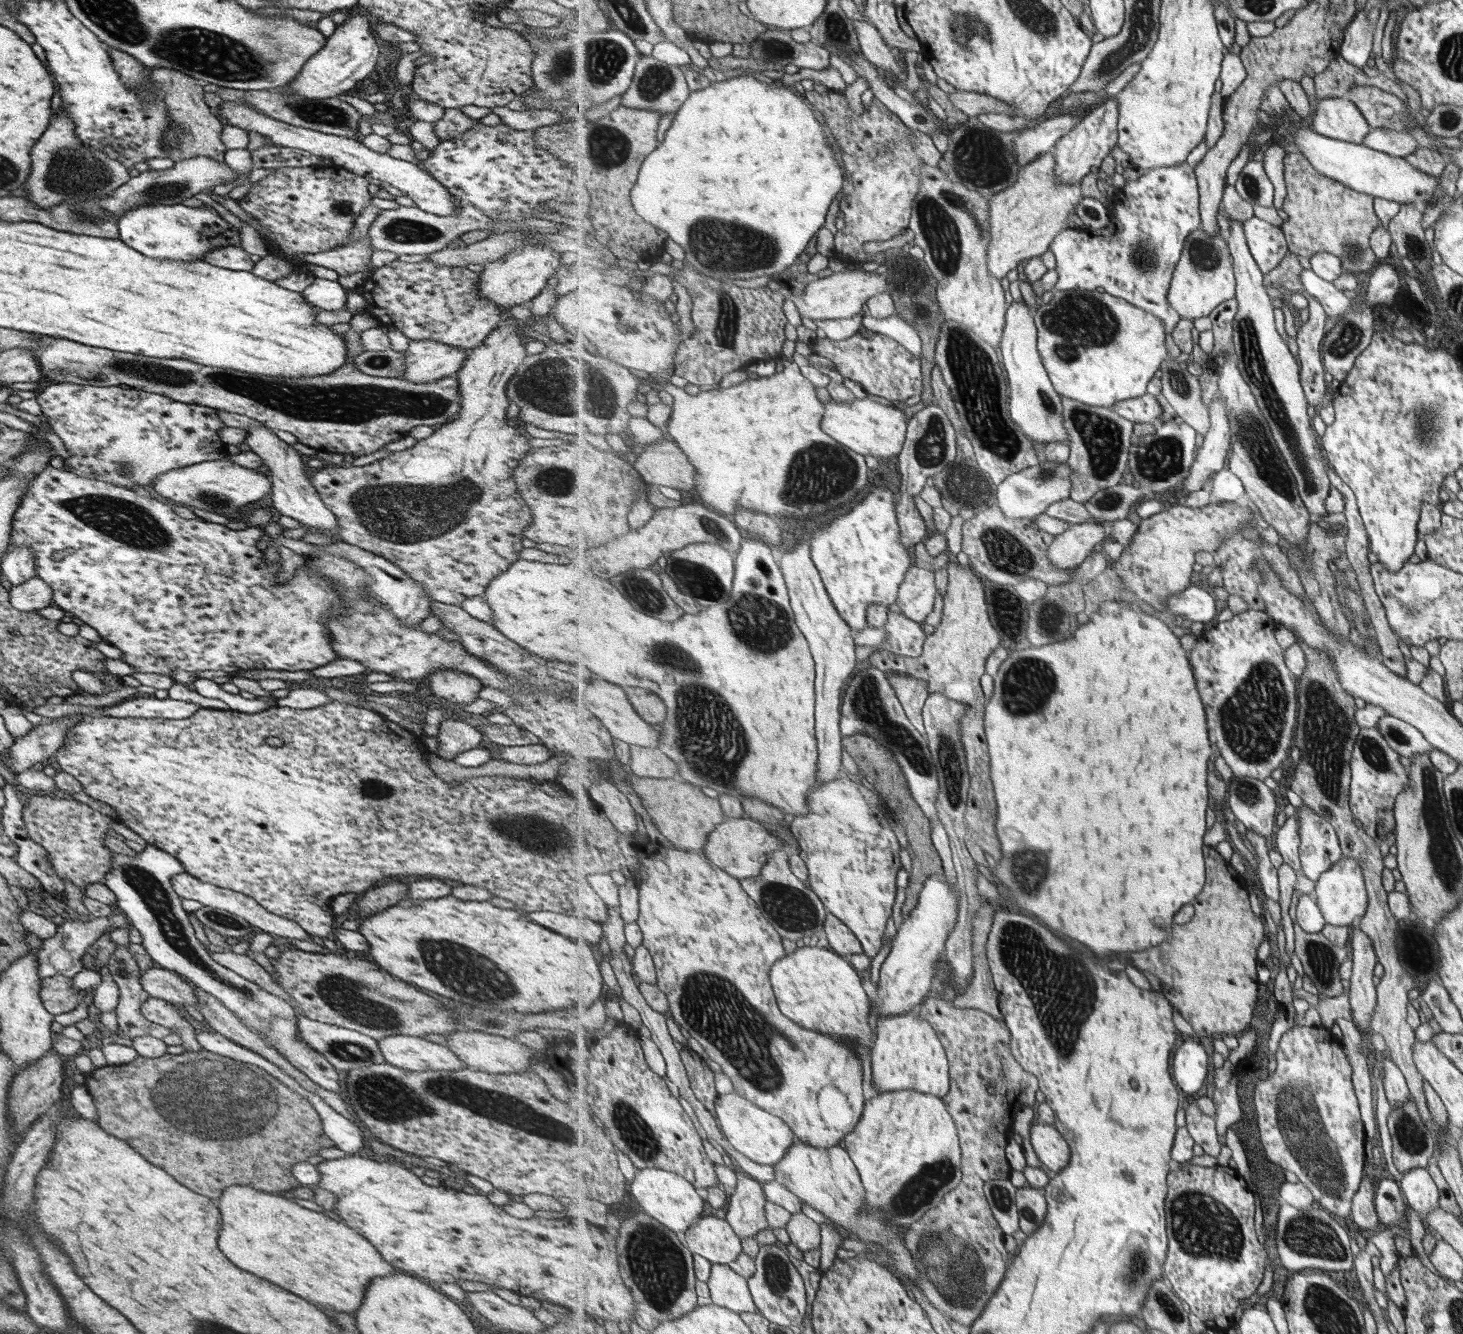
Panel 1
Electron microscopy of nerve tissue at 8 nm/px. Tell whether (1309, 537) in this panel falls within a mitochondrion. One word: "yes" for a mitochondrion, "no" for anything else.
no

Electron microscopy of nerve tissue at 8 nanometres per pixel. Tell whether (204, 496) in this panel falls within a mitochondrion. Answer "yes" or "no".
yes

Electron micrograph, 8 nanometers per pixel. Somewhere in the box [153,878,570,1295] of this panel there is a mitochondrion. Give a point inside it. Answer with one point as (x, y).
(461, 970)

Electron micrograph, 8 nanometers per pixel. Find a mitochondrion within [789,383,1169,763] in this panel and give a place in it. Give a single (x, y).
(1104, 439)

